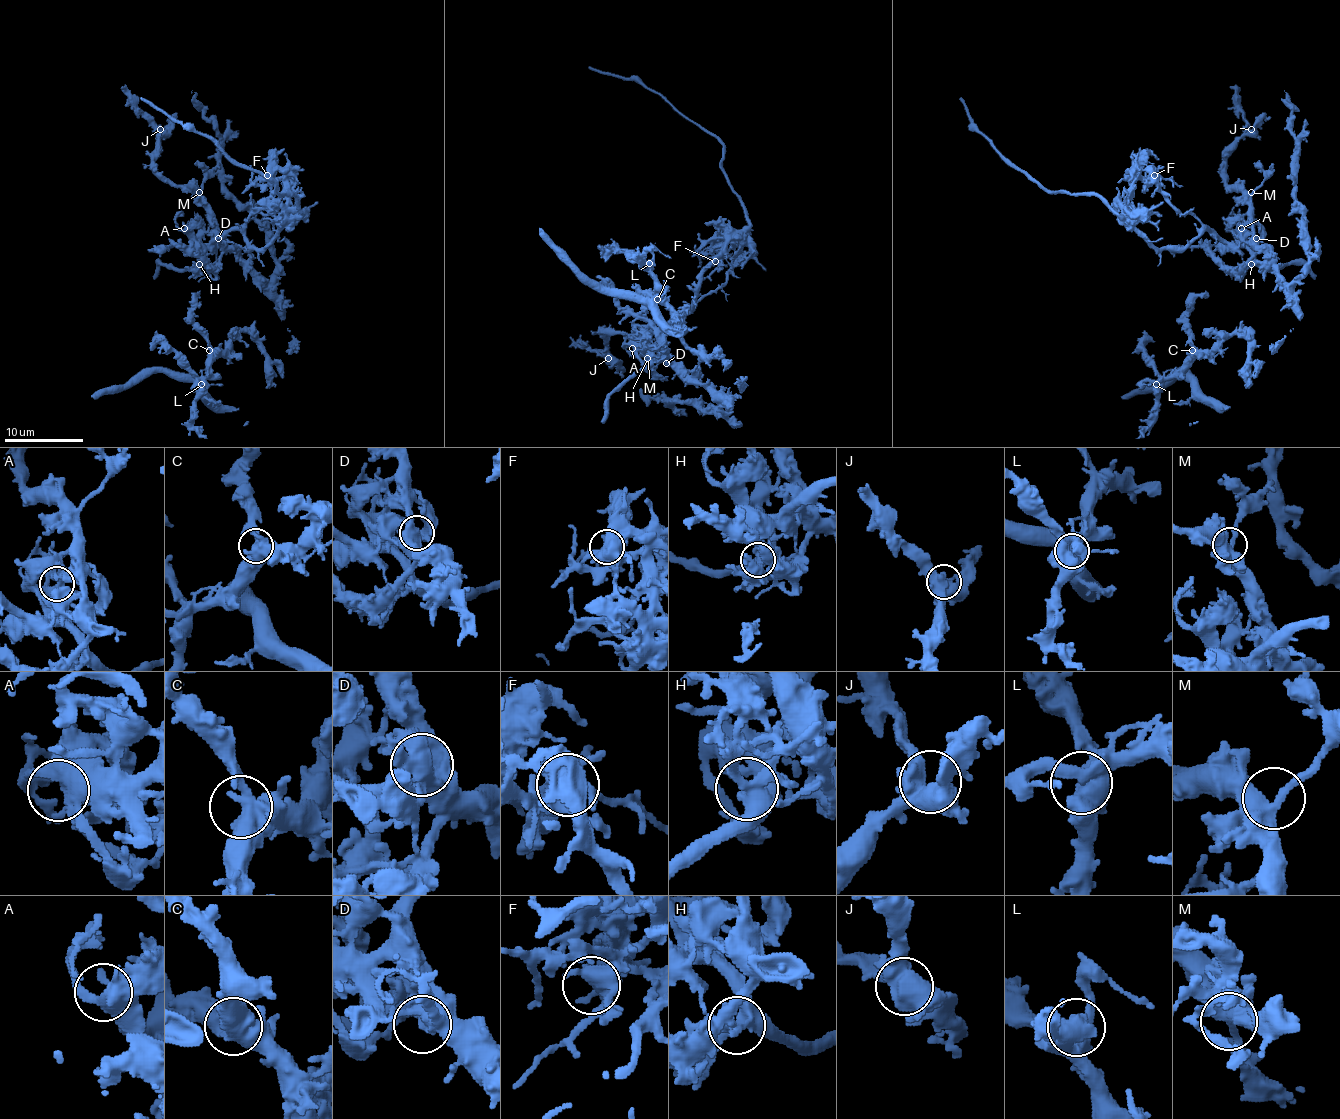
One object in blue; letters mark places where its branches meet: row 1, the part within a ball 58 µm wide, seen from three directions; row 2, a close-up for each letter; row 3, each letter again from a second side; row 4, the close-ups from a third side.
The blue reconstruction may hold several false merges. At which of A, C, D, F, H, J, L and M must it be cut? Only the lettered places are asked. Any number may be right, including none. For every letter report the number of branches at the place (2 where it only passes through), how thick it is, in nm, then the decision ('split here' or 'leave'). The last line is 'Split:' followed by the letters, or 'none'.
A: 4 | 440 nm | leave
C: 3 | 480 nm | leave
D: 3 | 400 nm | split here
F: 5 | 480 nm | leave
H: 5 | 400 nm | leave
J: 4 | 550 nm | leave
L: 3 | 480 nm | leave
M: 2 | 400 nm | leave
Split: D

